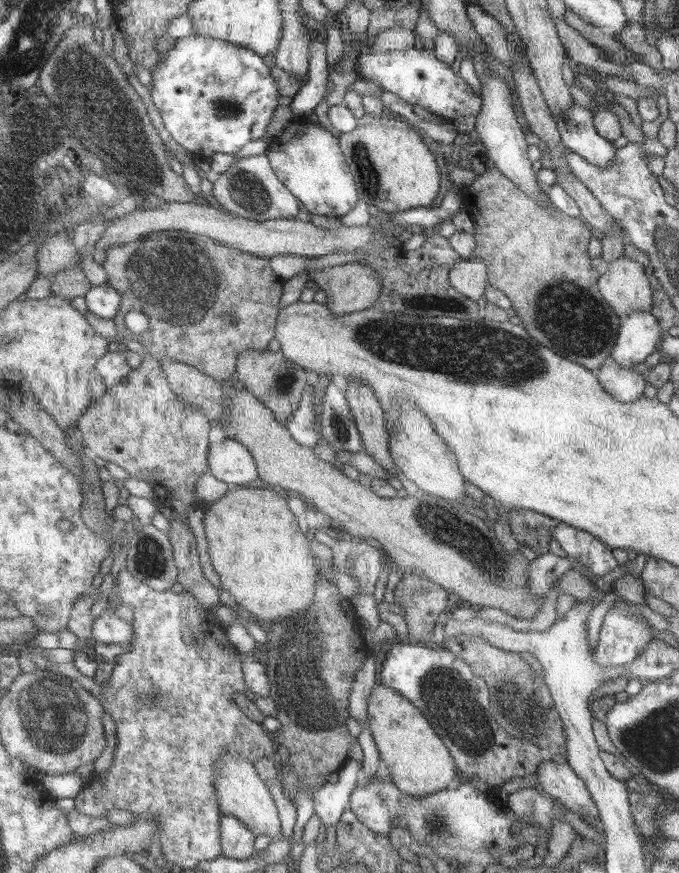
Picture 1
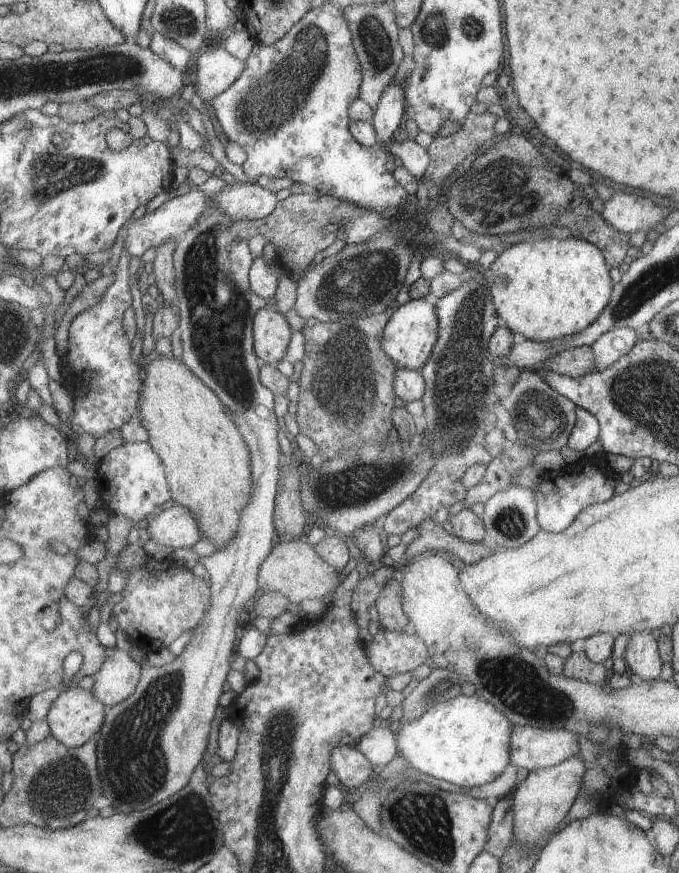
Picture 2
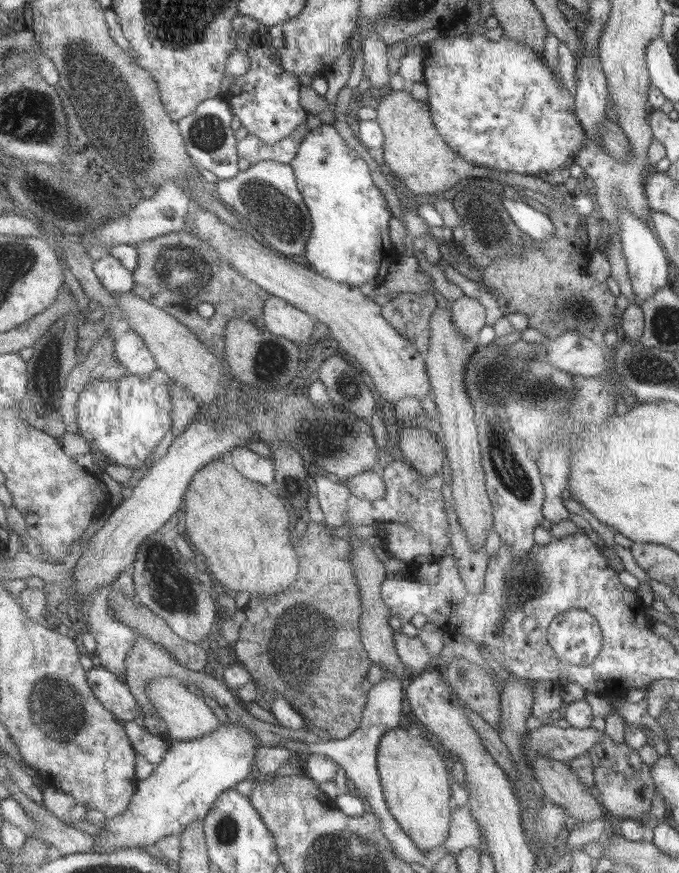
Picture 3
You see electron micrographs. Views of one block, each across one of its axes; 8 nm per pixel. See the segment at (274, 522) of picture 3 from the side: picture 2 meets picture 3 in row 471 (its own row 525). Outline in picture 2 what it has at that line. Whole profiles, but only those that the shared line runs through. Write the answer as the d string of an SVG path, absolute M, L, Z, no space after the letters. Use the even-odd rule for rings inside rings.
M153 354L145 368L145 388L137 418L167 466L173 502L191 508L201 522L205 538L215 540L219 550L225 548L239 530L241 514L253 498L255 480L251 446L233 416L225 412L219 394L183 360L175 360L171 354Z

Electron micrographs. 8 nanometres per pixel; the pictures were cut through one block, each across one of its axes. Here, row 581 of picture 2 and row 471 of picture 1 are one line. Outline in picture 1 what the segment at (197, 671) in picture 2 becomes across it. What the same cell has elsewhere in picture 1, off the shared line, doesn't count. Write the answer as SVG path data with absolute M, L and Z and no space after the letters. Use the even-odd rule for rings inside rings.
M225 438L221 444L213 444L209 454L209 470L217 476L217 480L233 488L245 488L251 482L261 480L255 456L239 440Z

